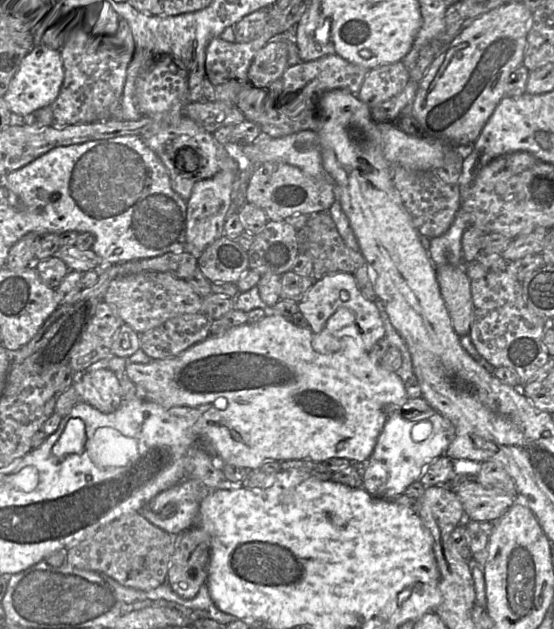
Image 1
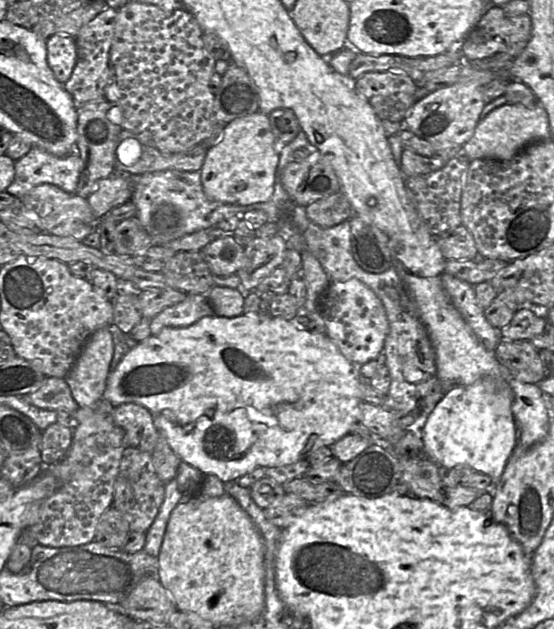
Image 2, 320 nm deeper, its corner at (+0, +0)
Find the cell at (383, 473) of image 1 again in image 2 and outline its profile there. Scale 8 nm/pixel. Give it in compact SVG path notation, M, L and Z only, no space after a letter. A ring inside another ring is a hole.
M478 381L449 388L428 415L422 441L429 457L438 466L468 465L487 474L496 483L517 444L517 427L511 410L512 392L506 384Z

